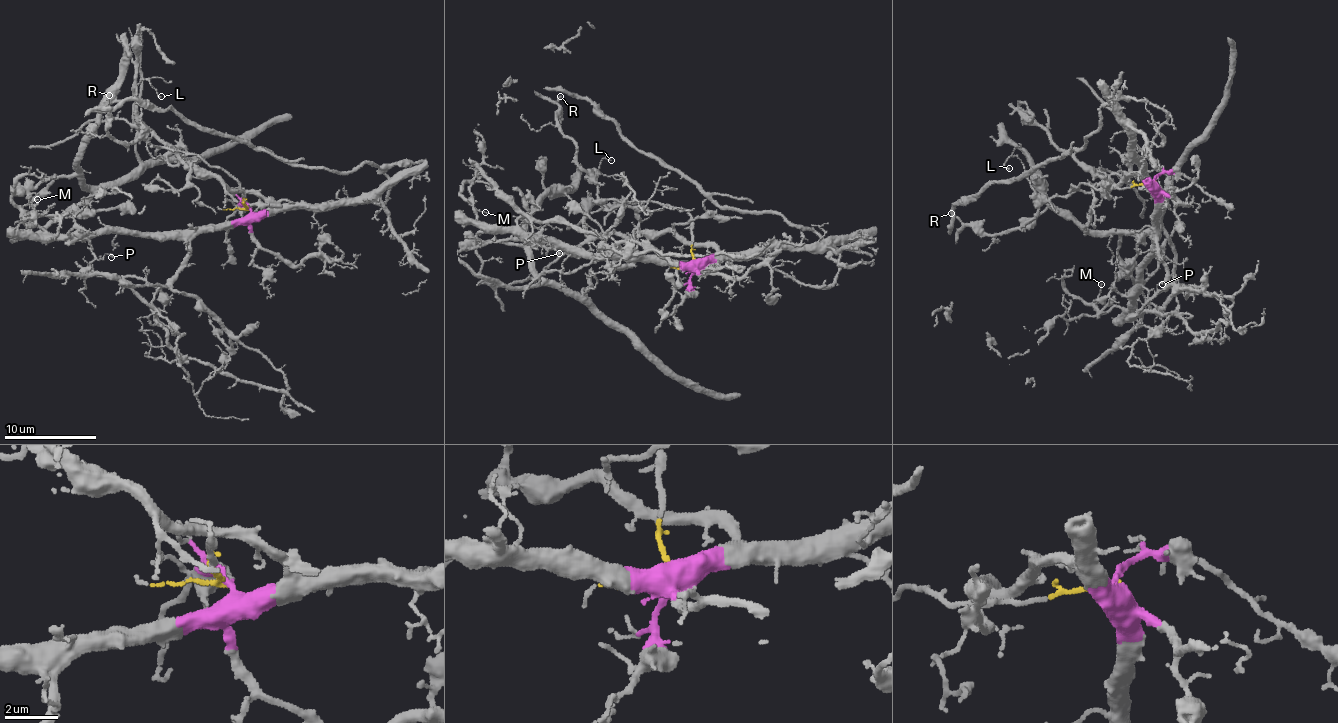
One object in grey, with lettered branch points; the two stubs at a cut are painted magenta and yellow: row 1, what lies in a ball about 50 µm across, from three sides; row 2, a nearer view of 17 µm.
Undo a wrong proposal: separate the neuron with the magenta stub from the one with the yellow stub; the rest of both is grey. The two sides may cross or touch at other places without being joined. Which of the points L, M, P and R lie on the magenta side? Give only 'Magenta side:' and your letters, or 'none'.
Magenta side: M, P

